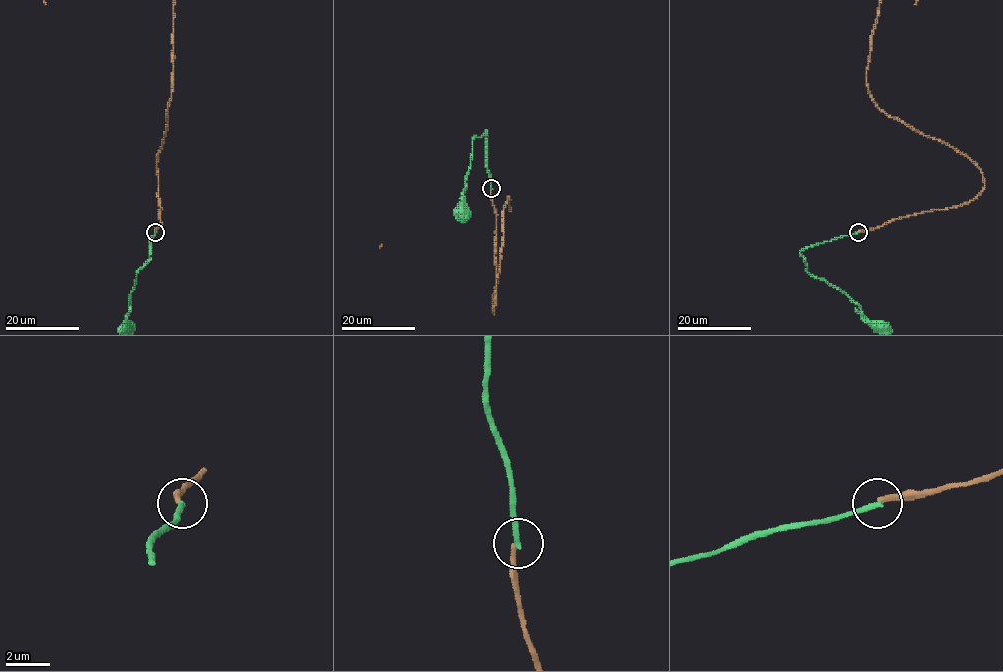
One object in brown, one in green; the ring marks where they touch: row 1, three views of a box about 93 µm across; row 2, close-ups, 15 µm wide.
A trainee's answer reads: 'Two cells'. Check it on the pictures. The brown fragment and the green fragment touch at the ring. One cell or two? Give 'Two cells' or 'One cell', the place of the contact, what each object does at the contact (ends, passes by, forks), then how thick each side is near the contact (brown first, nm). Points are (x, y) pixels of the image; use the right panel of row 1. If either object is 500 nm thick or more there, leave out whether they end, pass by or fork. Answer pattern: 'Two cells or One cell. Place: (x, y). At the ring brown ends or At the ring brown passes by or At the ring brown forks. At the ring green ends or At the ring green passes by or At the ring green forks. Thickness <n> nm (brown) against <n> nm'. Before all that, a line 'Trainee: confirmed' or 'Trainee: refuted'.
Trainee: confirmed
Two cells. Place: (858, 232). At the ring brown ends. At the ring green ends. Thickness 260 nm (brown) against 280 nm

